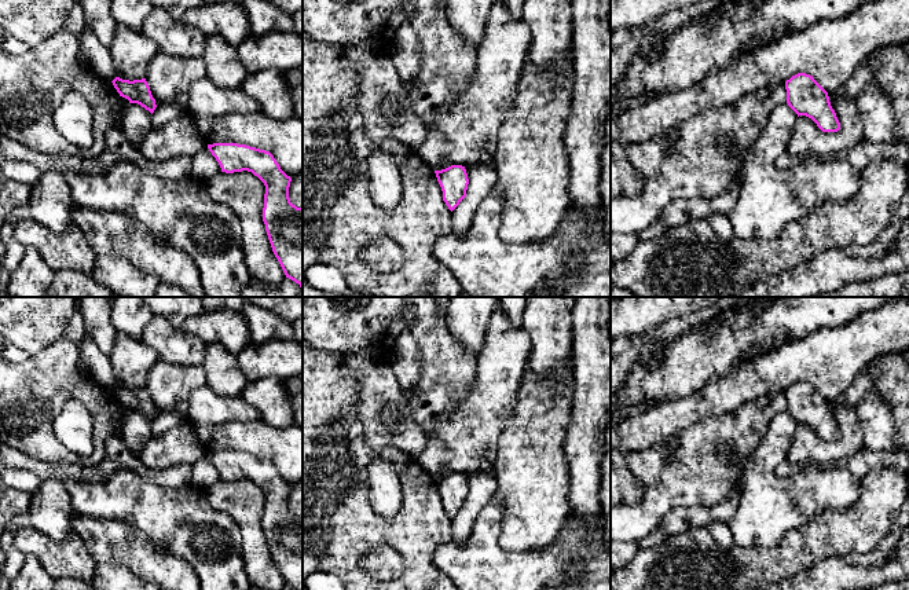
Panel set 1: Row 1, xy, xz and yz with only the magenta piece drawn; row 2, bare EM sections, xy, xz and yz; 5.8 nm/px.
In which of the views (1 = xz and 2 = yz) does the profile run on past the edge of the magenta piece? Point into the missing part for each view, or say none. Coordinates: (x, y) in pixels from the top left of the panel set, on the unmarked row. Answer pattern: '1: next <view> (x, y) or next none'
1: next none
2: next none

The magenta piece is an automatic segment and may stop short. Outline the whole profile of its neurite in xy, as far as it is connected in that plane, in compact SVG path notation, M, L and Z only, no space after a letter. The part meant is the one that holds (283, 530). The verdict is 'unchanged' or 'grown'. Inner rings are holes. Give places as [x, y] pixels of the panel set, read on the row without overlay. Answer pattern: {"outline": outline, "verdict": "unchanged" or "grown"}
{"outline": "M238 451L208 452L221 480L248 479L265 494L263 529L286 586L303 590L303 516L290 510L287 484L270 459Z", "verdict": "unchanged"}

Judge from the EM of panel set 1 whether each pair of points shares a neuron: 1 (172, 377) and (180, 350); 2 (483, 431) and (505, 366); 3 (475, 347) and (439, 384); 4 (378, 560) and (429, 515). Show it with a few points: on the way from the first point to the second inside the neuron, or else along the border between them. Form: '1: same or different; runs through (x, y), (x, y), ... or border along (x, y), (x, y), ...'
1: different; border along (160, 358), (175, 363), (201, 365)
2: same; runs through (483, 414), (495, 392), (497, 383)
3: different; border along (448, 328), (476, 356)
4: different; border along (360, 560), (388, 545), (404, 570)

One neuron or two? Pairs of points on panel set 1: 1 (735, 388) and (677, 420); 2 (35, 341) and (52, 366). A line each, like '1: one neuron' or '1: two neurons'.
1: one neuron
2: two neurons

